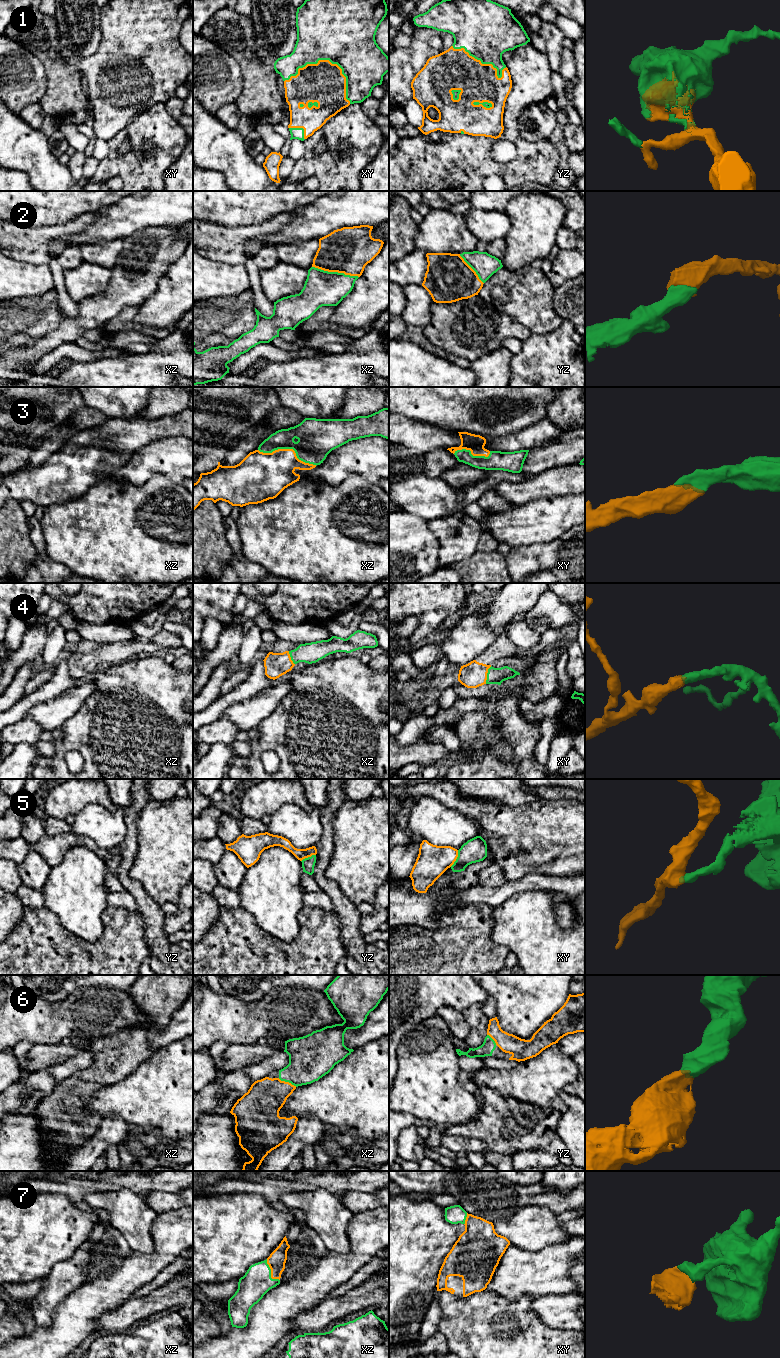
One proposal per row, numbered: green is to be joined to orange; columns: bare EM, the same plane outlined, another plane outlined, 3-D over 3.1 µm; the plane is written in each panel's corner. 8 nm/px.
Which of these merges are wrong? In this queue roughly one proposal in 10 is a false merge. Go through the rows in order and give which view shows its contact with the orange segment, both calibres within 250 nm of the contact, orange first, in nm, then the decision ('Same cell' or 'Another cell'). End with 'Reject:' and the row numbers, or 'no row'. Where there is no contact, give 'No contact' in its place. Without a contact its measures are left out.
1: Touches orange in xy. Thickness 320 nm (orange) against 500 nm. Same cell
2: Touches orange in xz. Thickness 380 nm (orange) against 280 nm. Same cell
3: Touches orange in xz. Thickness 340 nm (orange) against 300 nm. Same cell
4: Touches orange in xy. Thickness 200 nm (orange) against 130 nm. Same cell
5: Touches orange in xy. Thickness 260 nm (orange) against 190 nm. Another cell
6: Touches orange in xz. Thickness 300 nm (orange) against 340 nm. Same cell
7: Touches orange in xz. Thickness 140 nm (orange) against 240 nm. Same cell
Reject: 5

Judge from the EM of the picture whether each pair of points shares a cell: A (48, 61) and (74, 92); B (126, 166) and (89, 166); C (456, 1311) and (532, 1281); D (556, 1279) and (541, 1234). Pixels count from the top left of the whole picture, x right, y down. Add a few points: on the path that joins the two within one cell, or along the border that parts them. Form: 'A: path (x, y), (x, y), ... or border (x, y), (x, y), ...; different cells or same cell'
A: path (56, 69), (66, 84); same cell
B: border (100, 161), (95, 173), (85, 180); different cells
C: border (485, 1289), (509, 1299), (518, 1299), (522, 1296); different cells
D: border (568, 1240), (551, 1243), (536, 1251), (522, 1249); different cells

